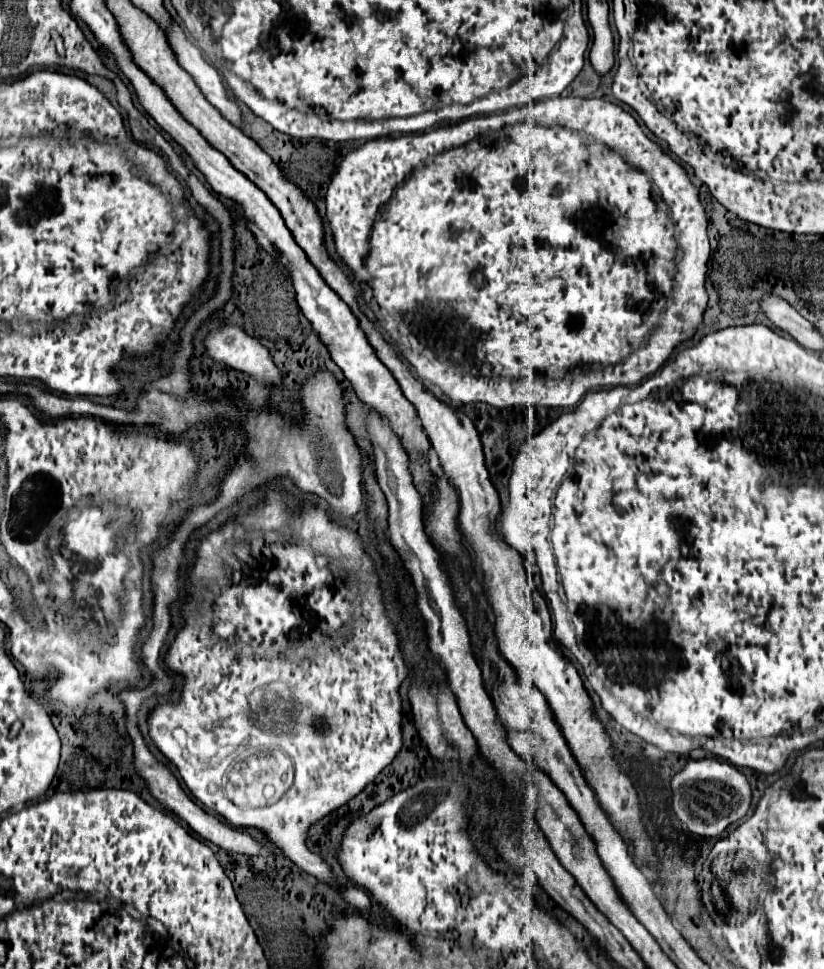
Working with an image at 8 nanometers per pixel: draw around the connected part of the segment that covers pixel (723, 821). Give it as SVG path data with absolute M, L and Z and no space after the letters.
M716 757L690 759L672 781L672 809L688 831L702 837L718 837L728 825L740 821L750 805L752 791L746 777L730 763Z

